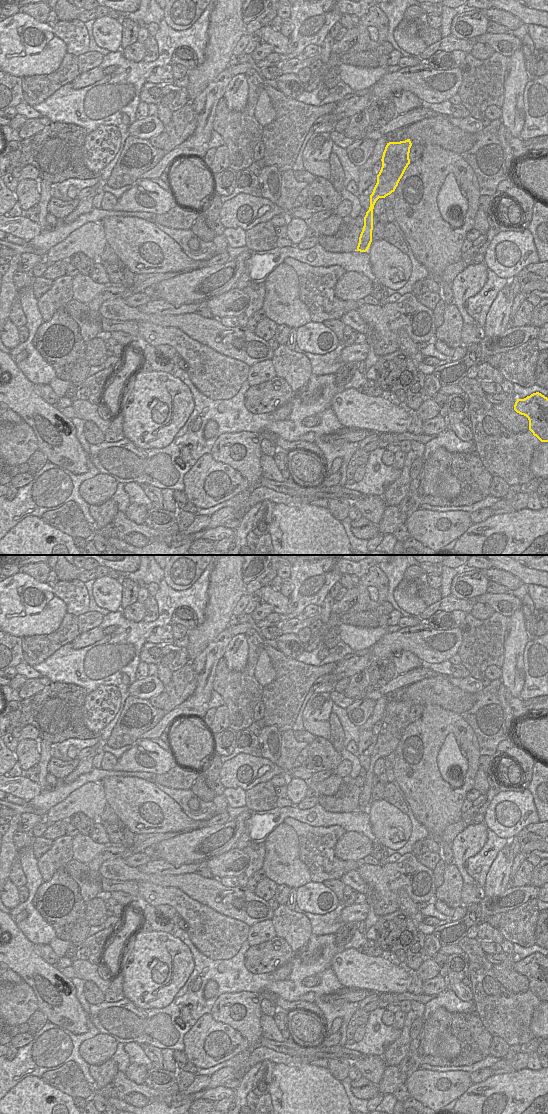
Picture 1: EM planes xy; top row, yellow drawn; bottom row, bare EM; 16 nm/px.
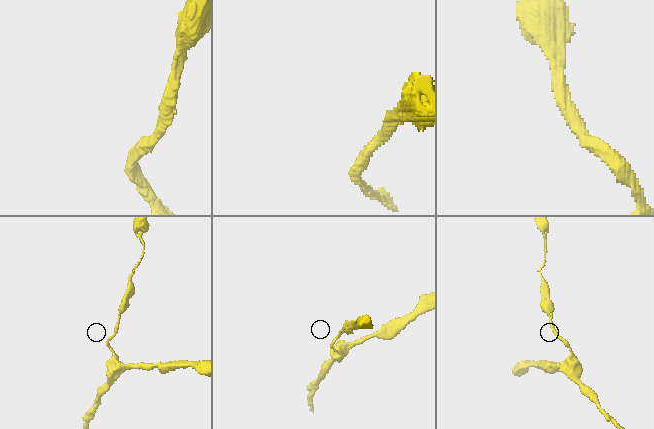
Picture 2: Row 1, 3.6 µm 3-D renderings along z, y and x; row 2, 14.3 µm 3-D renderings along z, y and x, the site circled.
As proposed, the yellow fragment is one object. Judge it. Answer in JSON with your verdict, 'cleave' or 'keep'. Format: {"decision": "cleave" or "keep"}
{"decision": "keep"}

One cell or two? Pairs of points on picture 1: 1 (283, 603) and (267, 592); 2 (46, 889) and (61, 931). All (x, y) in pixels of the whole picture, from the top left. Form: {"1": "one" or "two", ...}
{"1": "one", "2": "one"}

